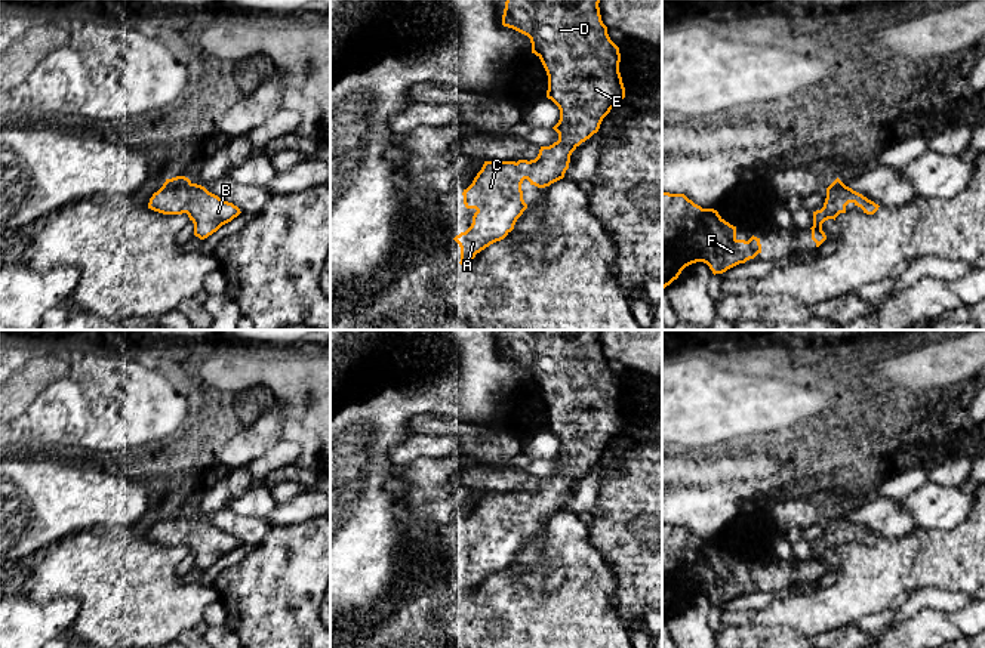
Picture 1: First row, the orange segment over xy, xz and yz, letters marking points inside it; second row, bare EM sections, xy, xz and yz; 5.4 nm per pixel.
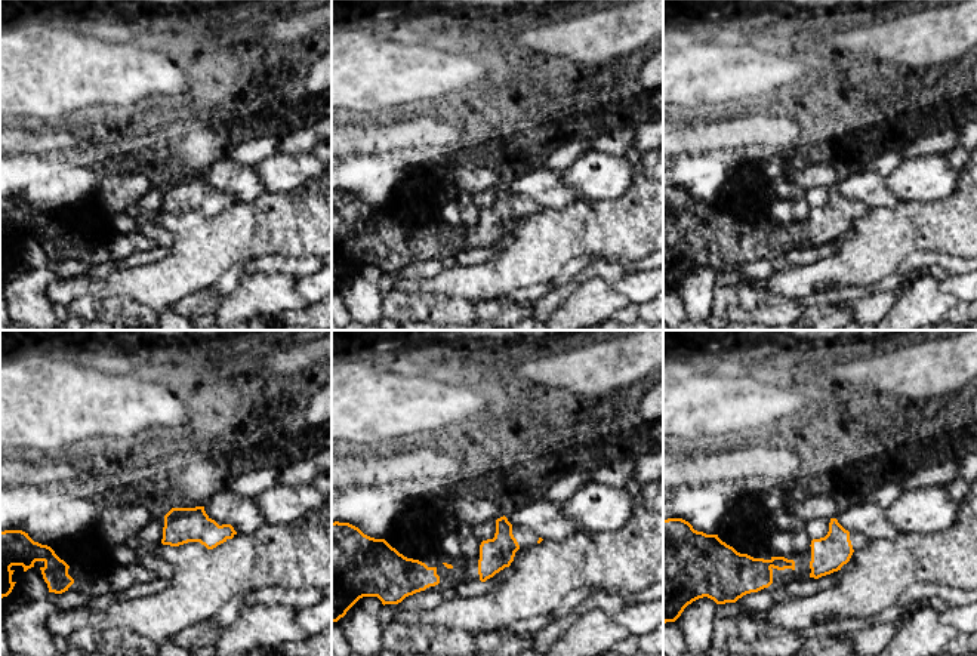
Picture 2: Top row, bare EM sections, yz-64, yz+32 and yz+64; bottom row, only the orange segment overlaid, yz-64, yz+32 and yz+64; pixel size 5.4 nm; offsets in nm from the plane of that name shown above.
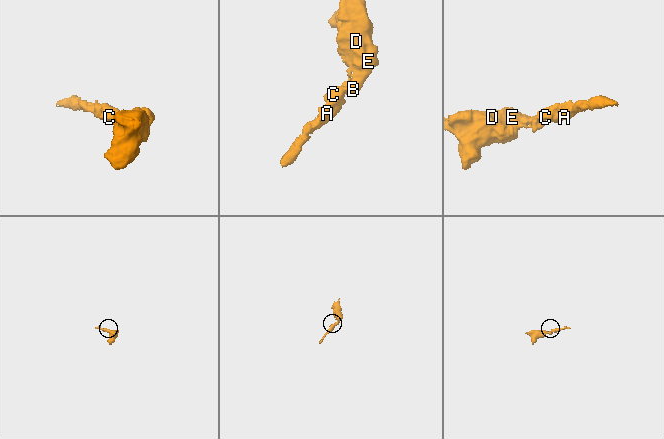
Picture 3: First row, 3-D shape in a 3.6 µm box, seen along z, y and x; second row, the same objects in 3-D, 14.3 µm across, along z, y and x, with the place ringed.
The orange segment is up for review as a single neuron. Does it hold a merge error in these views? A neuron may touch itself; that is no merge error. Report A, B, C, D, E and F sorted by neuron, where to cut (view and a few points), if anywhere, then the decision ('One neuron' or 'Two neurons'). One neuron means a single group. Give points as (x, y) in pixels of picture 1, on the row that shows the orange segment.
Groups: A B C D E F. No split. One neuron

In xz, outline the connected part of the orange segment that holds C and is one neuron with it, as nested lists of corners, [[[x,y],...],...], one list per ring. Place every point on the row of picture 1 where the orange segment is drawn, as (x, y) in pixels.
[[[507,0],[502,25],[530,38],[535,53],[548,75],[547,98],[560,109],[560,120],[552,127],[558,141],[541,146],[535,160],[484,161],[473,183],[464,189],[464,204],[475,209],[471,226],[453,240],[461,247],[461,265],[473,262],[477,253],[504,240],[517,219],[527,209],[523,200],[524,179],[538,188],[550,186],[564,178],[572,152],[598,132],[603,118],[625,98],[619,72],[619,47],[610,40],[601,21],[600,0]]]

